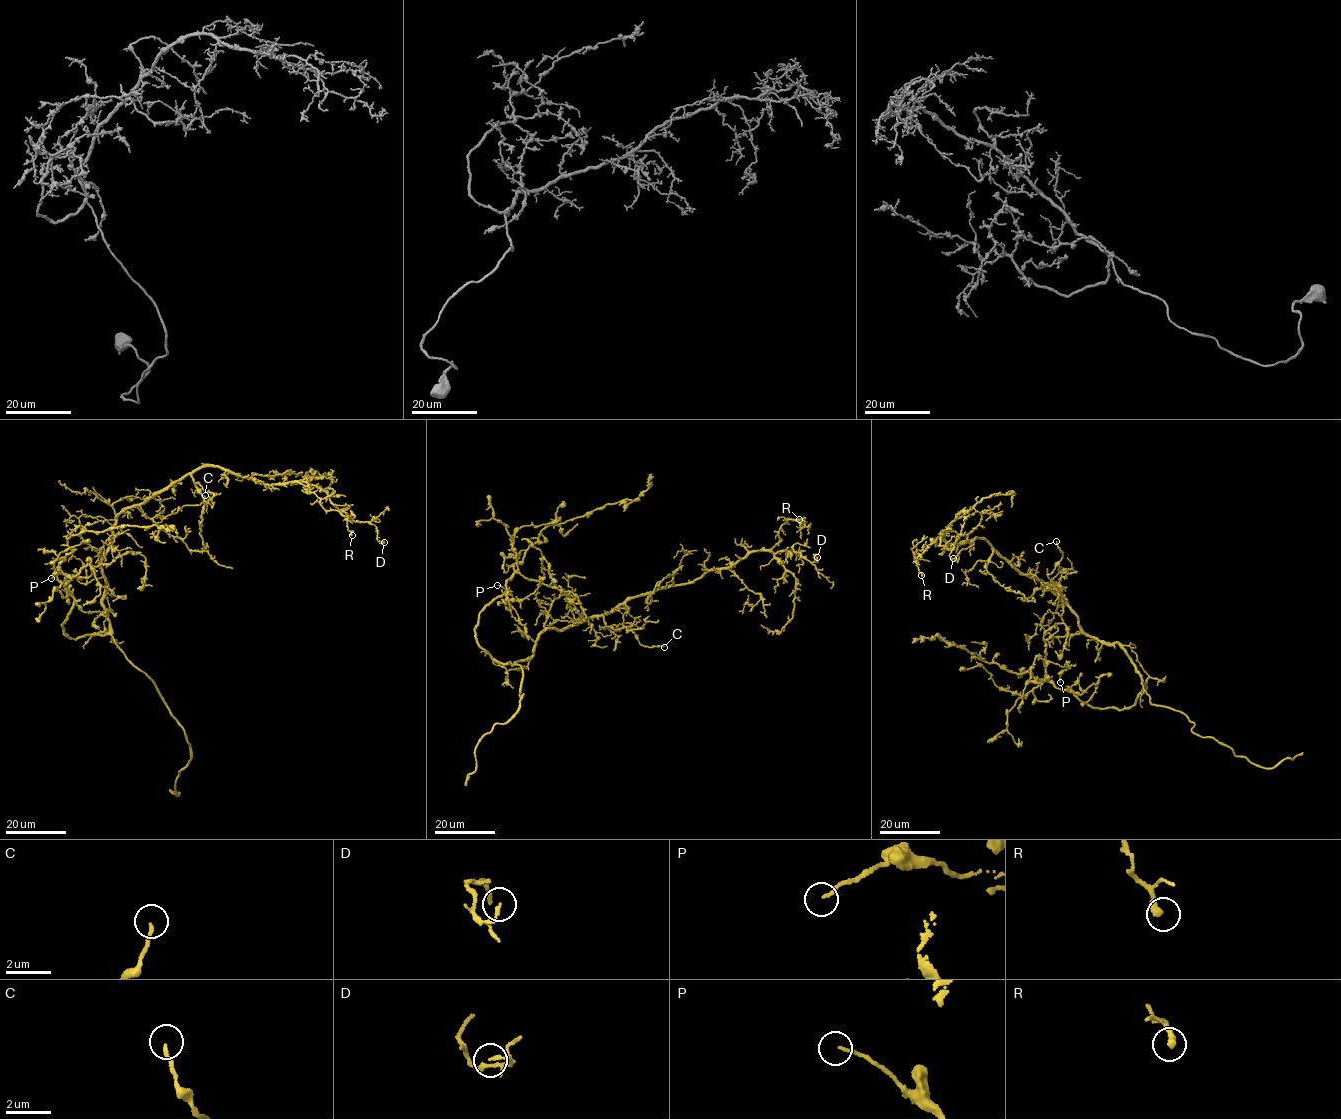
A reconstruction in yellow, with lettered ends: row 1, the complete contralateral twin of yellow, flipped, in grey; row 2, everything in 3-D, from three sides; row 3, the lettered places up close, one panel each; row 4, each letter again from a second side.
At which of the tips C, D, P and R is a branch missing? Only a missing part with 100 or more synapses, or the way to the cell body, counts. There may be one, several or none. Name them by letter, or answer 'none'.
none

